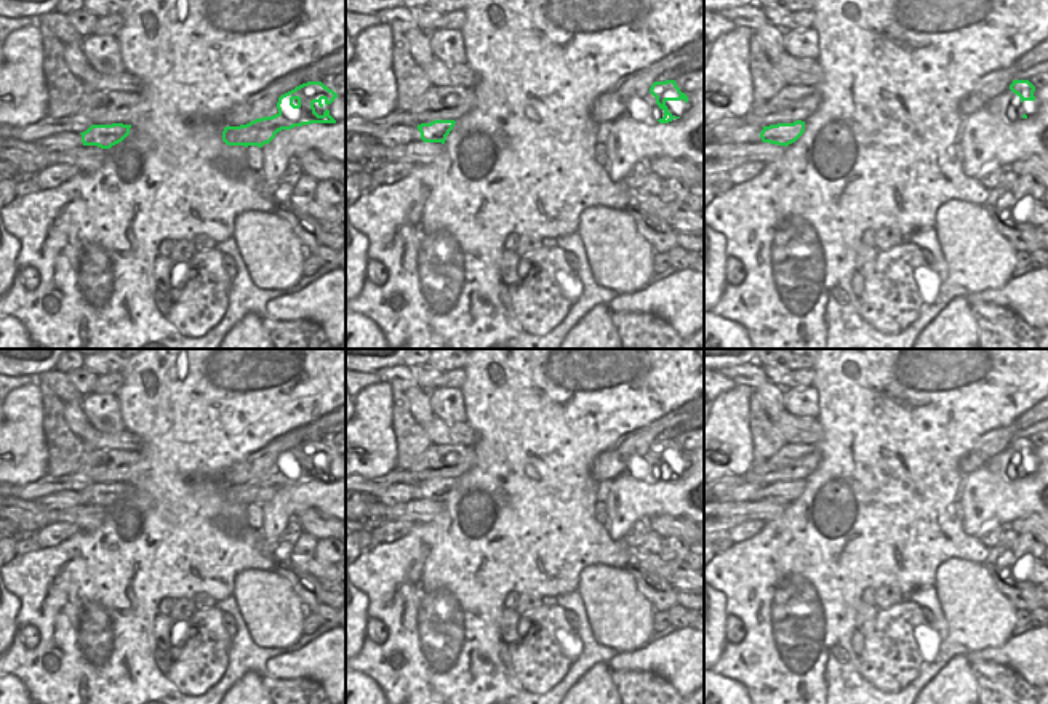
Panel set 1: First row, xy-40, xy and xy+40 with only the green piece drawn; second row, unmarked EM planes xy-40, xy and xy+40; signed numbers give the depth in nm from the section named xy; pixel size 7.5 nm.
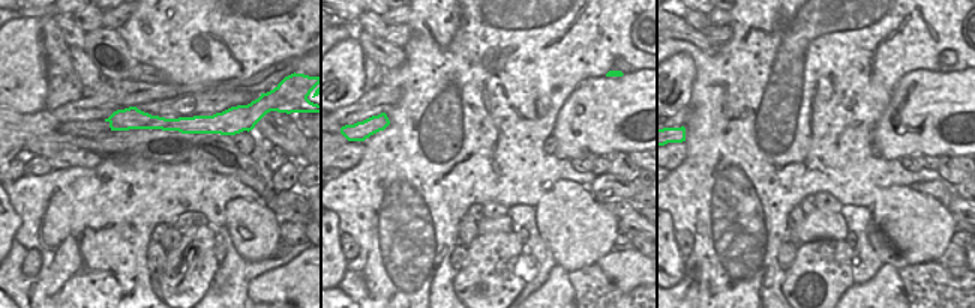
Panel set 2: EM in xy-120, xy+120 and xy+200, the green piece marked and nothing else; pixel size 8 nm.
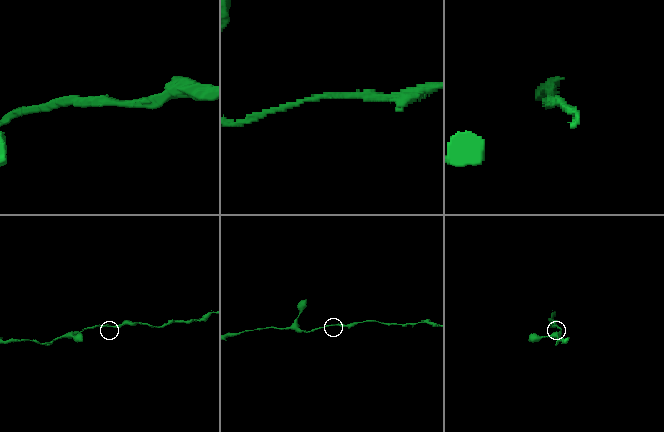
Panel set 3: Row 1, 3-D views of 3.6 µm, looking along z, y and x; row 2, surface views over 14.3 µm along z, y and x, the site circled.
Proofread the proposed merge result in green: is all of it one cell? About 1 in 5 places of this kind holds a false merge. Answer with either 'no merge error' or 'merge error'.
no merge error

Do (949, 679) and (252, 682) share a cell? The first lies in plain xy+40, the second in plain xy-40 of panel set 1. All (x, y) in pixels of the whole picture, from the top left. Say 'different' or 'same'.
same

